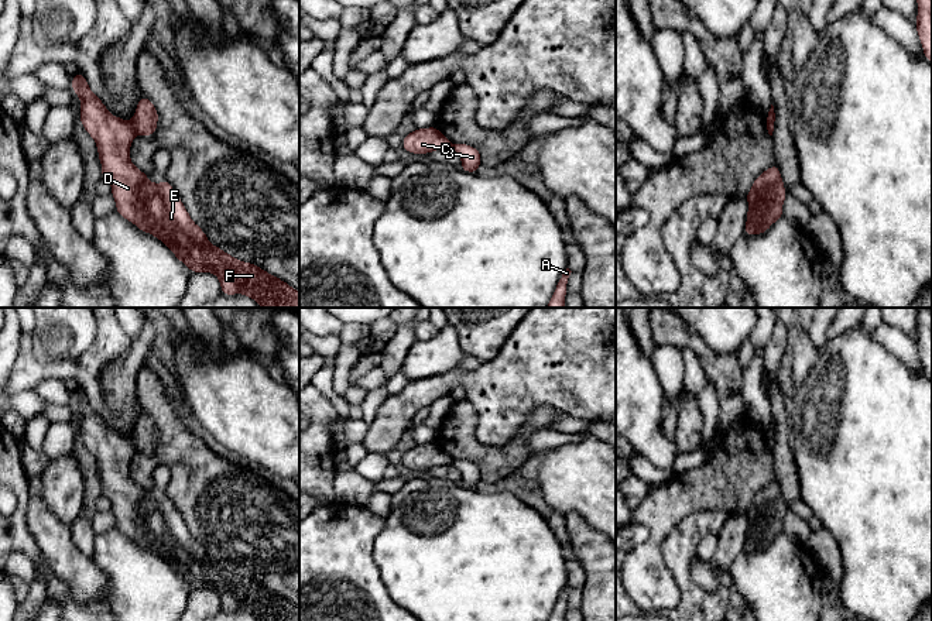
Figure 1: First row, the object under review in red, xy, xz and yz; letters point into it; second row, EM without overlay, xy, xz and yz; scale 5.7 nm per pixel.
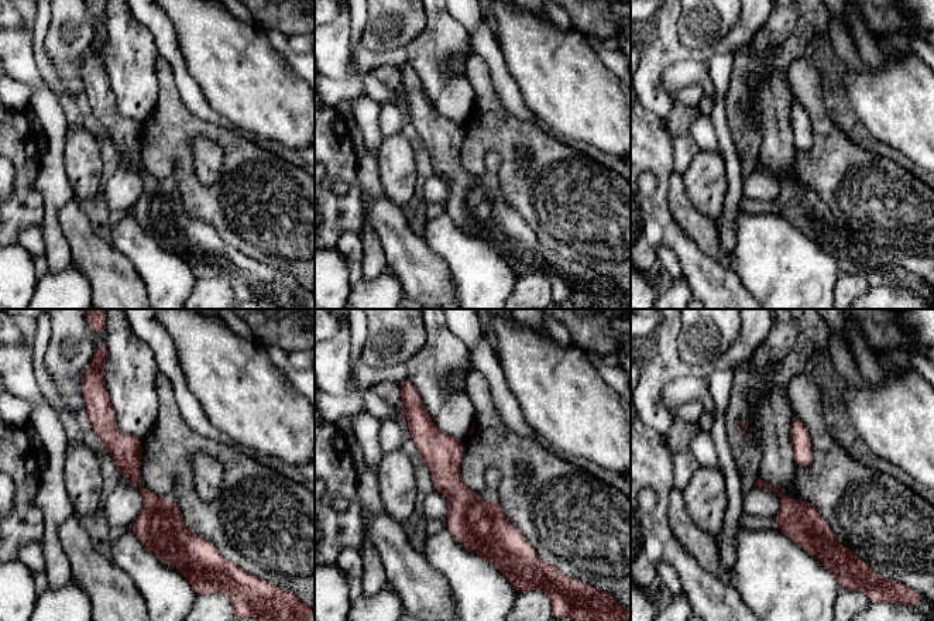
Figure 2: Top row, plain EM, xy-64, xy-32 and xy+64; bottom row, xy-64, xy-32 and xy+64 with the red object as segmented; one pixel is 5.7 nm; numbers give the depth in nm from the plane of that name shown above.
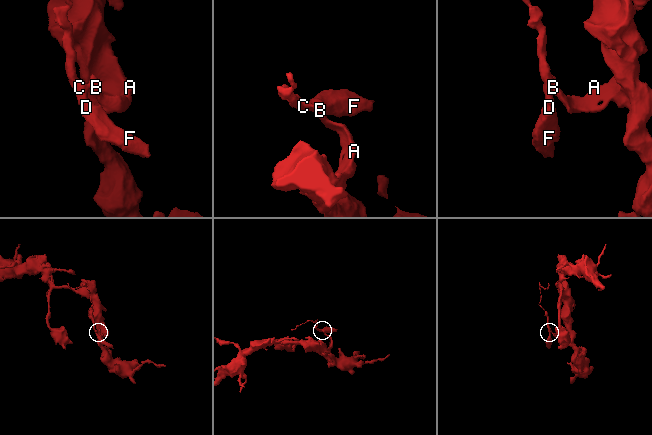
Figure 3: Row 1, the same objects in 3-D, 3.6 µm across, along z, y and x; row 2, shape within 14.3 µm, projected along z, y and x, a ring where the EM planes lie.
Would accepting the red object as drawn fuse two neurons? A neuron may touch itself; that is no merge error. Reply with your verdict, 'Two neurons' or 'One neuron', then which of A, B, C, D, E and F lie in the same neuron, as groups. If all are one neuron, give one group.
Two neurons. Groups: A B / C D E F

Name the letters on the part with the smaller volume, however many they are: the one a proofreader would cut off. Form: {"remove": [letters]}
{"remove": ["C", "D", "E", "F"]}

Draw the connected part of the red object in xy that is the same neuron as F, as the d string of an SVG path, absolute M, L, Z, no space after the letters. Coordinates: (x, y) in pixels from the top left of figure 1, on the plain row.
M82 387L71 398L73 409L80 414L80 439L96 459L102 480L102 494L112 500L112 512L116 517L116 528L119 531L134 539L138 546L161 556L191 589L215 590L220 597L220 610L243 610L258 621L299 621L299 608L285 597L268 590L258 581L236 576L213 562L205 548L193 539L169 497L153 500L148 497L147 490L133 481L130 463L137 452L133 438L110 430L104 419L89 405Z

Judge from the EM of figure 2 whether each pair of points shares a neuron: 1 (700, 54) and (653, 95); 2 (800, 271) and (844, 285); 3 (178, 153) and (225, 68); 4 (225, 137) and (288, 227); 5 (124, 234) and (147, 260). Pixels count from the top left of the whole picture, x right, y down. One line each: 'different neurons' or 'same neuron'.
1: same neuron
2: different neurons
3: different neurons
4: same neuron
5: same neuron

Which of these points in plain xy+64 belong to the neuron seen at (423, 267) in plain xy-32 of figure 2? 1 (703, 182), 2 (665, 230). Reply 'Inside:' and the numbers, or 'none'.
Inside: none

